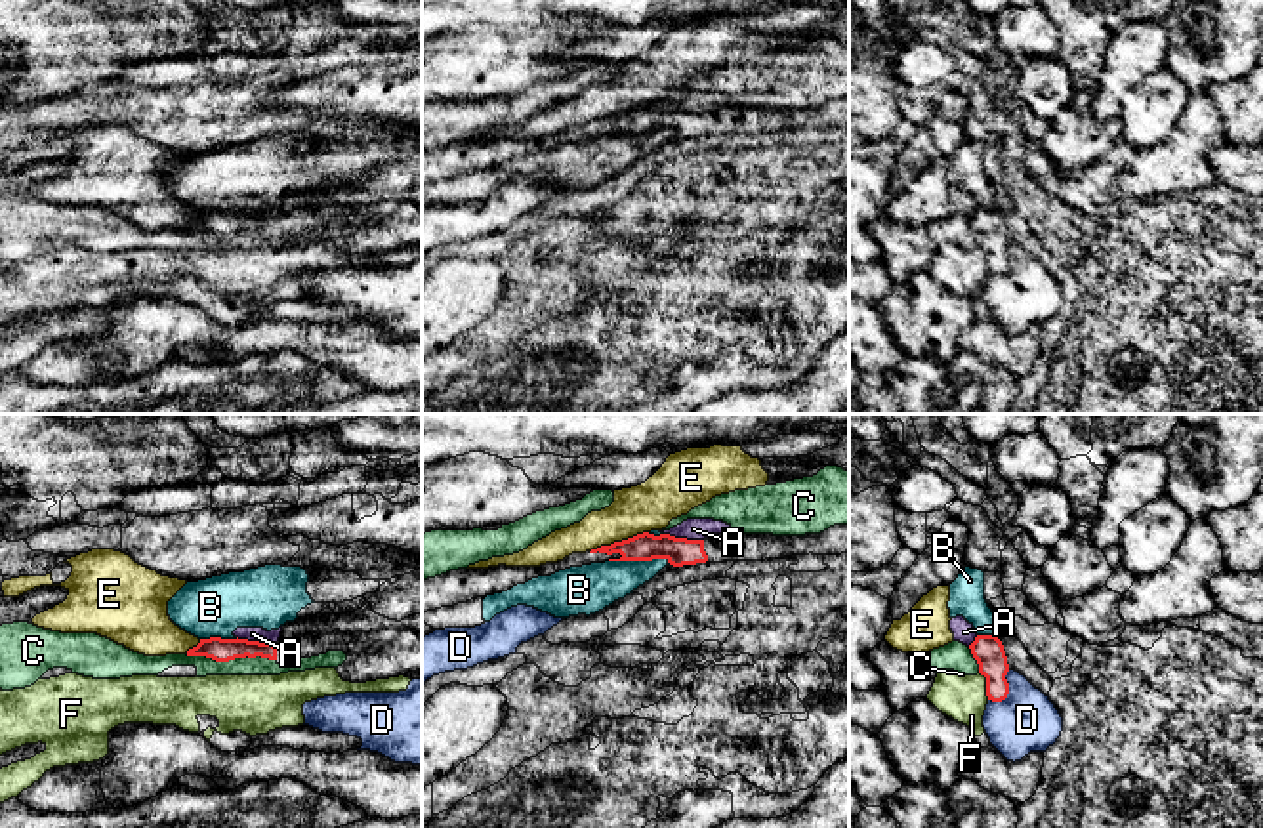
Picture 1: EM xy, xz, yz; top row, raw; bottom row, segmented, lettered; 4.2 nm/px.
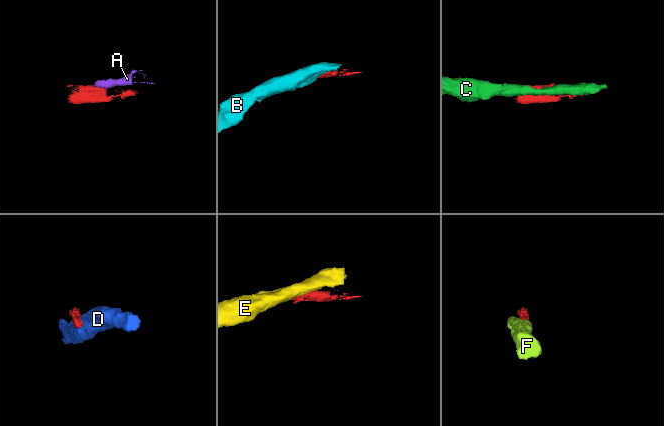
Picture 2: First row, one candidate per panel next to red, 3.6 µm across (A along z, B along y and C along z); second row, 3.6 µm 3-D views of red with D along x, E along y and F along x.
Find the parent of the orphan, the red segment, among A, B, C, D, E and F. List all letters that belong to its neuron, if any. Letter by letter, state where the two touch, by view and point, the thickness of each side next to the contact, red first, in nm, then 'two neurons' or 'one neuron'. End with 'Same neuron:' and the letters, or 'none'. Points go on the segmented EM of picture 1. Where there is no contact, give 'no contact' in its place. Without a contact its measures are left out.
A: meets red in xy at (256, 641); 100 nm thick on the red side, 60 nm on the other; two neurons
B: meets red in xz at (640, 559); 120 nm thick on the red side, 200 nm on the other; two neurons
C: meets red in xy at (231, 659); 100 nm thick on the red side, 80 nm on the other; two neurons
D: meets red in yz at (1008, 693); 130 nm thick on the red side, 260 nm on the other; two neurons
E: meets red in xz at (619, 542); 120 nm thick on the red side, 200 nm on the other; two neurons
F: meets red in yz at (987, 685); 130 nm thick on the red side, 190 nm on the other; two neurons
Same neuron: none

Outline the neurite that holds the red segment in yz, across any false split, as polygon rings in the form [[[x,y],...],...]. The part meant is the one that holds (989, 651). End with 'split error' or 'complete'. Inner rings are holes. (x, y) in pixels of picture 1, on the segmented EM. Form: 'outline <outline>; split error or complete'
outline [[[977,635],[969,649],[979,664],[979,673],[986,677],[988,700],[1005,700],[1009,694],[1005,679],[1009,664],[1002,641],[996,635]]]; complete

